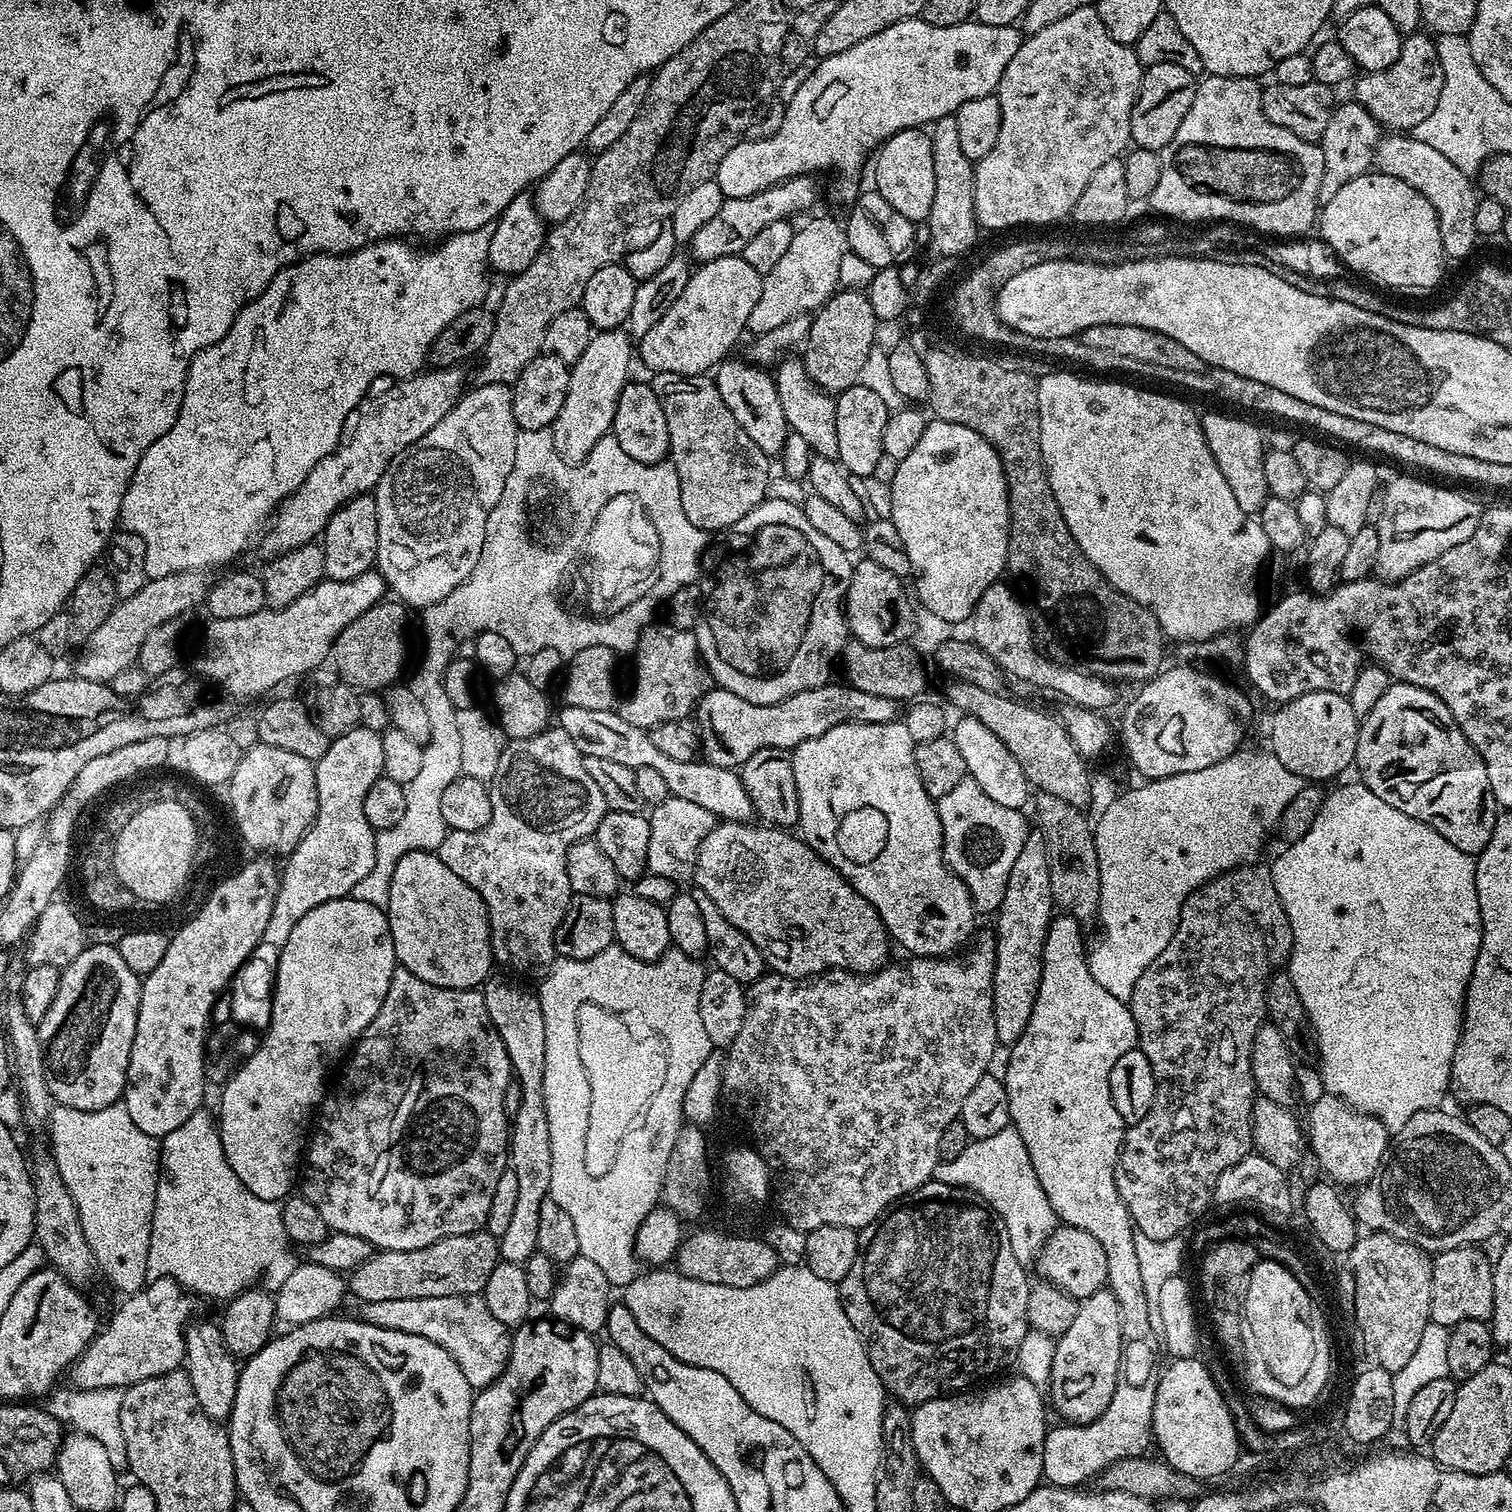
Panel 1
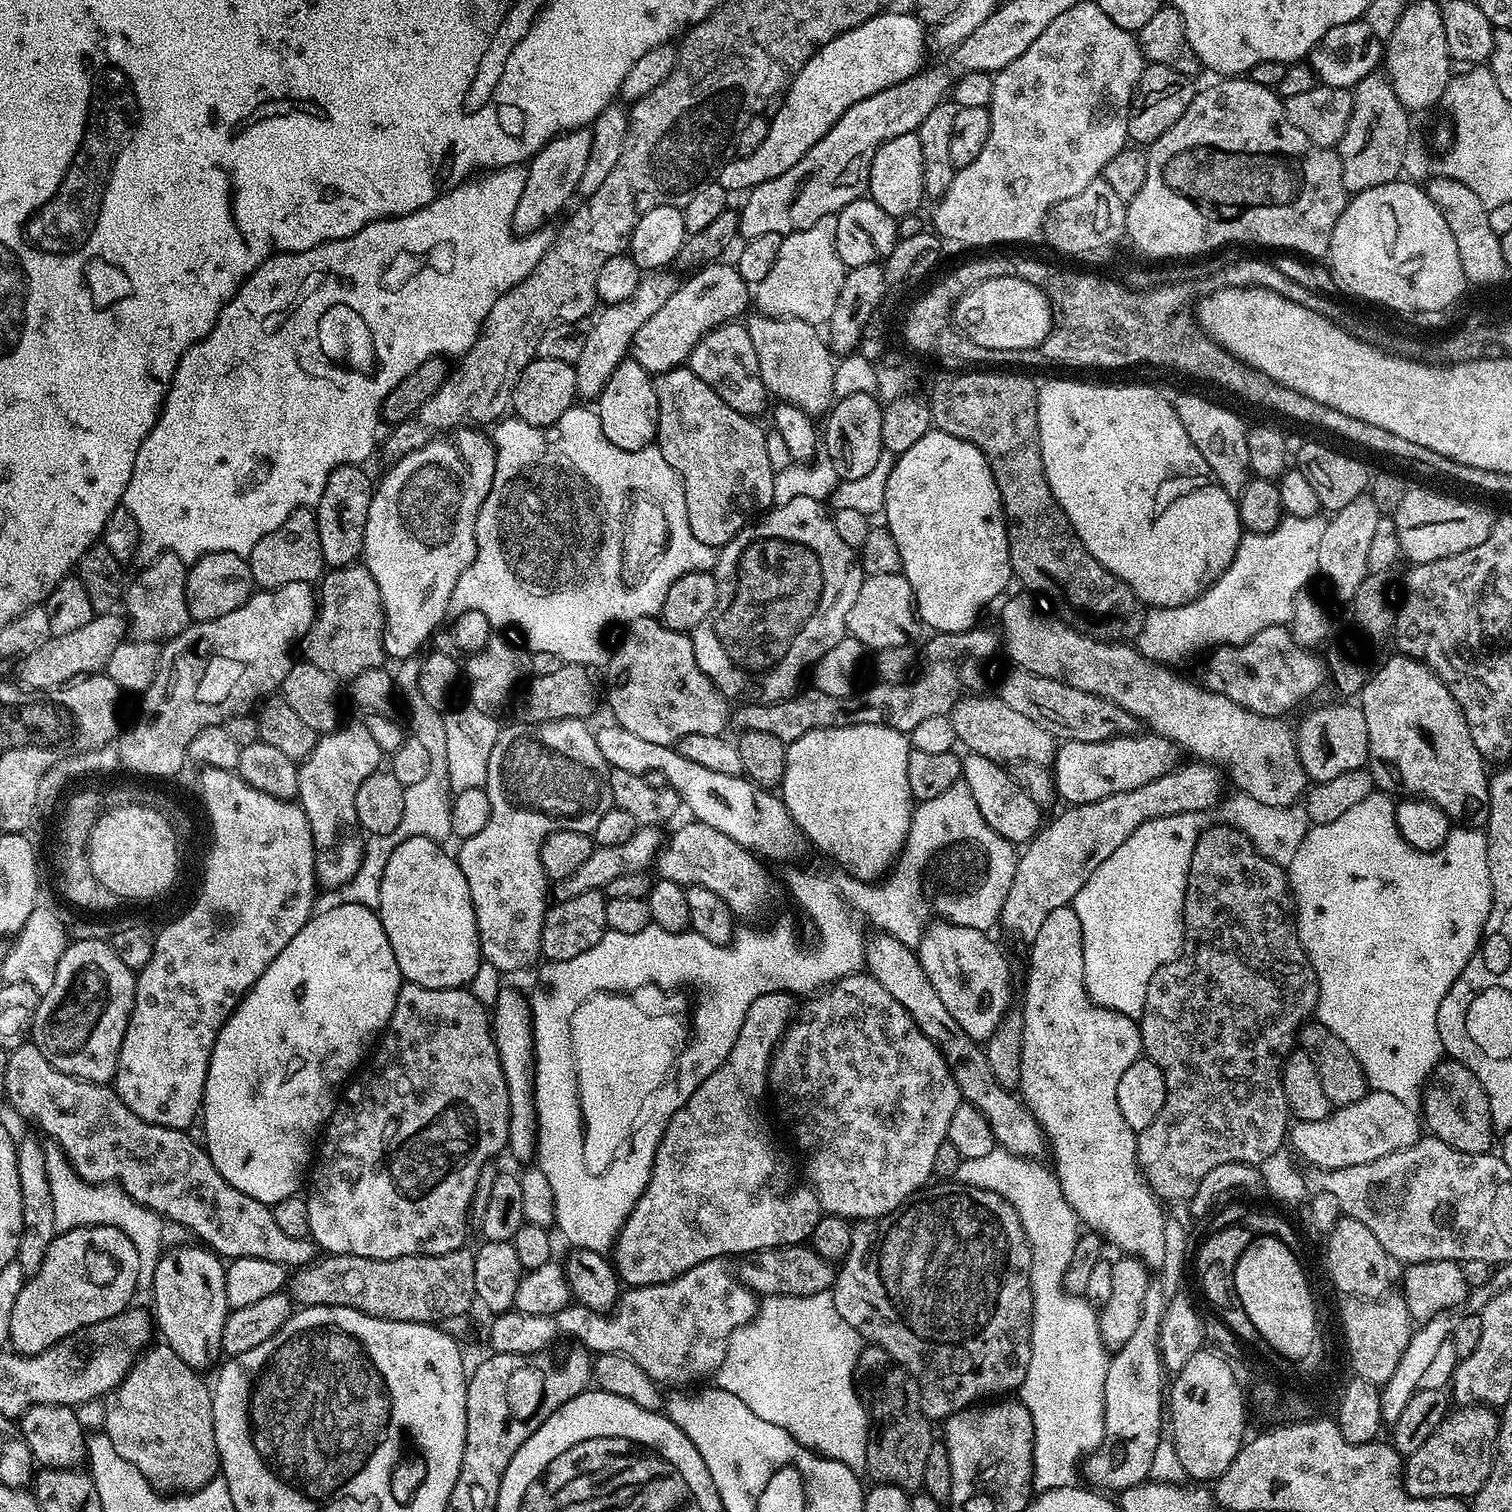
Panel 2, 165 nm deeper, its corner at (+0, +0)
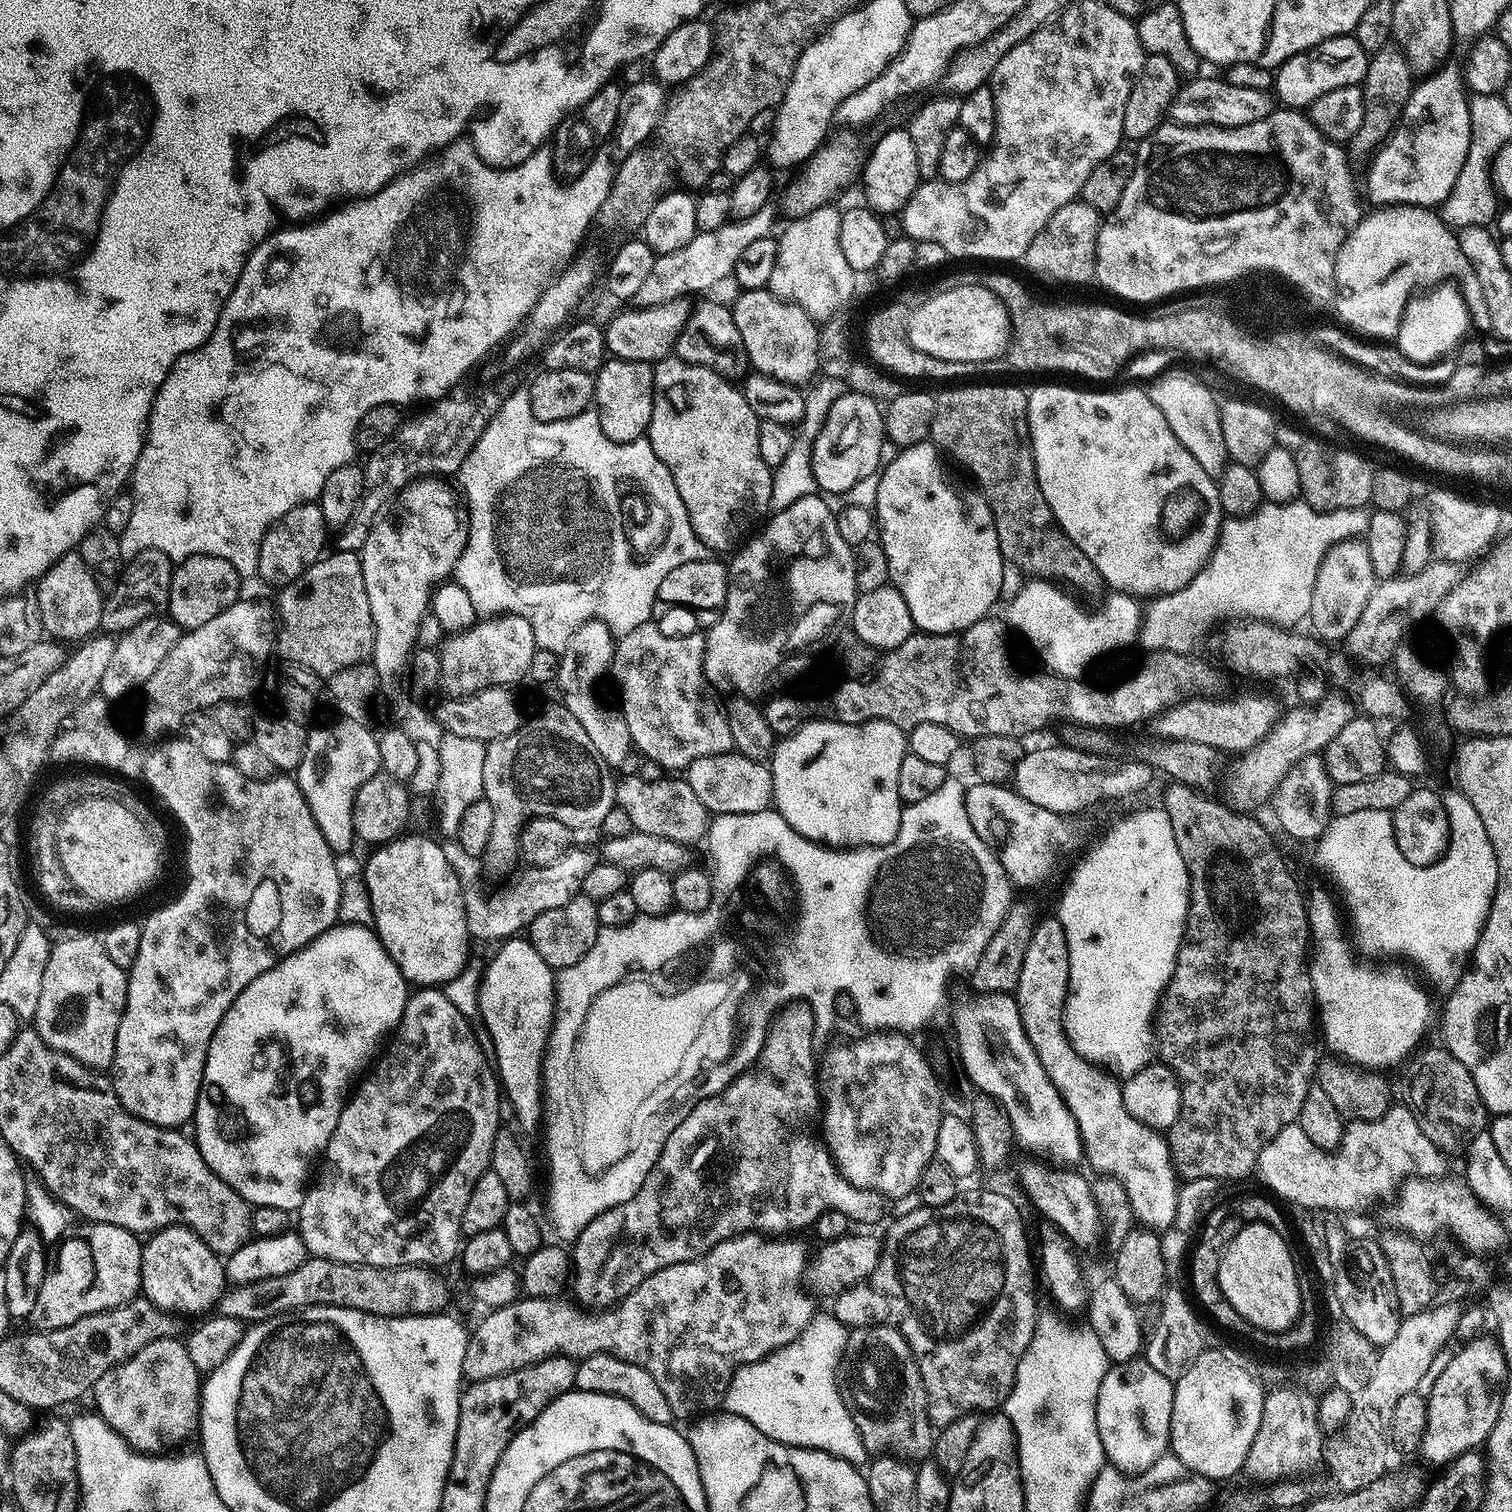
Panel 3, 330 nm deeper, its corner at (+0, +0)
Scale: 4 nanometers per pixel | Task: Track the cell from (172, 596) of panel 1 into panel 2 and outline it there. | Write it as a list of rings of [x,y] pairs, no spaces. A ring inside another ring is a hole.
[[[96,614],[86,626],[74,630],[70,634],[53,636],[42,646],[42,650],[34,650],[30,658],[19,661],[19,683],[33,692],[48,692],[52,688],[63,688],[85,676],[100,674],[110,662],[110,654],[126,639],[126,620],[120,614]]]

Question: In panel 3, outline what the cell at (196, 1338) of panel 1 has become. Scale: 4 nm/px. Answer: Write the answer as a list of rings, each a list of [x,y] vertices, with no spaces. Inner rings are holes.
[[[172,1224],[168,1228],[151,1233],[143,1245],[142,1274],[140,1292],[143,1299],[154,1302],[154,1306],[165,1308],[167,1312],[204,1312],[207,1308],[215,1309],[221,1296],[226,1291],[226,1277],[221,1257],[210,1250],[190,1229],[182,1224]]]

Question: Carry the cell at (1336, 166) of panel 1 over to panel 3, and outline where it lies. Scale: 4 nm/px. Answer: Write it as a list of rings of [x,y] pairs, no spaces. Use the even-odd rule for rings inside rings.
[[[1390,42],[1385,48],[1371,53],[1362,87],[1365,105],[1362,126],[1358,126],[1358,134],[1354,134],[1354,138],[1347,141],[1346,144],[1346,151],[1353,161],[1364,159],[1367,161],[1376,149],[1391,136],[1392,130],[1399,122],[1402,110],[1406,106],[1408,96],[1412,93],[1414,87],[1412,67],[1408,65],[1404,53],[1395,43]]]

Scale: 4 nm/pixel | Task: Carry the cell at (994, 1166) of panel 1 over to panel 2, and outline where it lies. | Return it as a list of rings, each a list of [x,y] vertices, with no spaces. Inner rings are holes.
[[[999,1146],[982,1158],[961,1159],[954,1180],[957,1184],[990,1190],[1006,1198],[1006,1202],[1014,1206],[1022,1222],[1022,1230],[1026,1234],[1032,1255],[1032,1353],[1026,1378],[1018,1389],[1018,1399],[1026,1406],[1026,1410],[1030,1410],[1030,1418],[1034,1422],[1032,1487],[1040,1492],[1073,1487],[1077,1483],[1079,1462],[1081,1465],[1082,1459],[1095,1452],[1104,1437],[1104,1387],[1110,1359],[1109,1349],[1104,1347],[1104,1340],[1100,1337],[1097,1309],[1083,1295],[1070,1294],[1064,1287],[1066,1266],[1070,1266],[1070,1258],[1074,1258],[1074,1246],[1082,1235],[1082,1222],[1070,1202],[1066,1202],[1051,1169],[1046,1170],[1035,1159],[1015,1156],[1013,1152],[1007,1152]]]

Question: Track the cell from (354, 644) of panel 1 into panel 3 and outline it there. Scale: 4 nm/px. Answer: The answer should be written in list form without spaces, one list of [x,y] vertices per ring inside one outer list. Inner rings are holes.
[[[329,551],[294,582],[283,585],[279,592],[279,655],[281,652],[289,656],[292,664],[301,664],[322,678],[331,677],[333,672],[343,668],[363,664],[371,657],[376,647],[376,631],[357,553]]]

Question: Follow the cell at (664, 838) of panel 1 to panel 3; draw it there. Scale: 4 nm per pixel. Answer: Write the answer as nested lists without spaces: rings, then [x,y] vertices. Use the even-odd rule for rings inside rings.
[[[573,846],[558,858],[558,862],[550,862],[548,866],[525,867],[524,873],[513,882],[512,888],[494,896],[484,897],[480,888],[468,888],[464,893],[464,909],[466,910],[466,926],[468,935],[473,941],[496,940],[503,942],[517,934],[523,933],[529,924],[542,914],[542,910],[555,910],[557,906],[566,906],[570,898],[581,891],[586,874],[594,870],[598,856],[587,852],[584,848]]]

